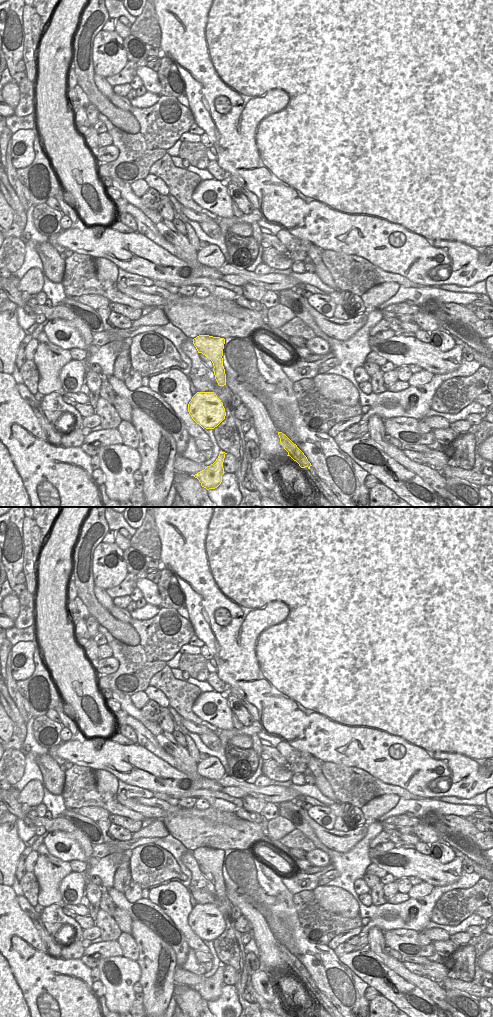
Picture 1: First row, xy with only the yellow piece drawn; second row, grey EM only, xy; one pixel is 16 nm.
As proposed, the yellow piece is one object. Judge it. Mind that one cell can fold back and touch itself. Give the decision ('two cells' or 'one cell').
two cells

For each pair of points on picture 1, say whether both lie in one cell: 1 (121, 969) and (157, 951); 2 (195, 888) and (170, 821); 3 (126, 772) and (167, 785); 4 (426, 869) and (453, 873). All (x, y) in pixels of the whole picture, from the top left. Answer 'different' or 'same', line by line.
1: different
2: different
3: same
4: same

